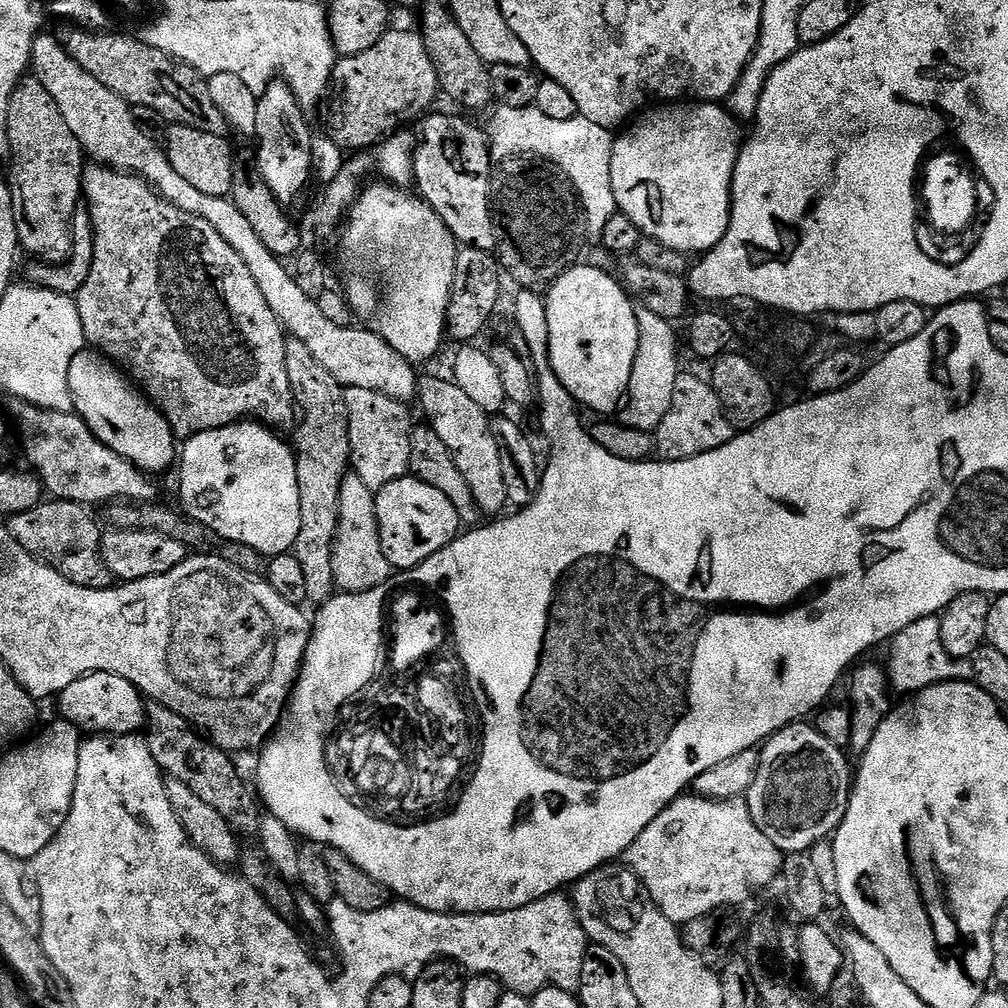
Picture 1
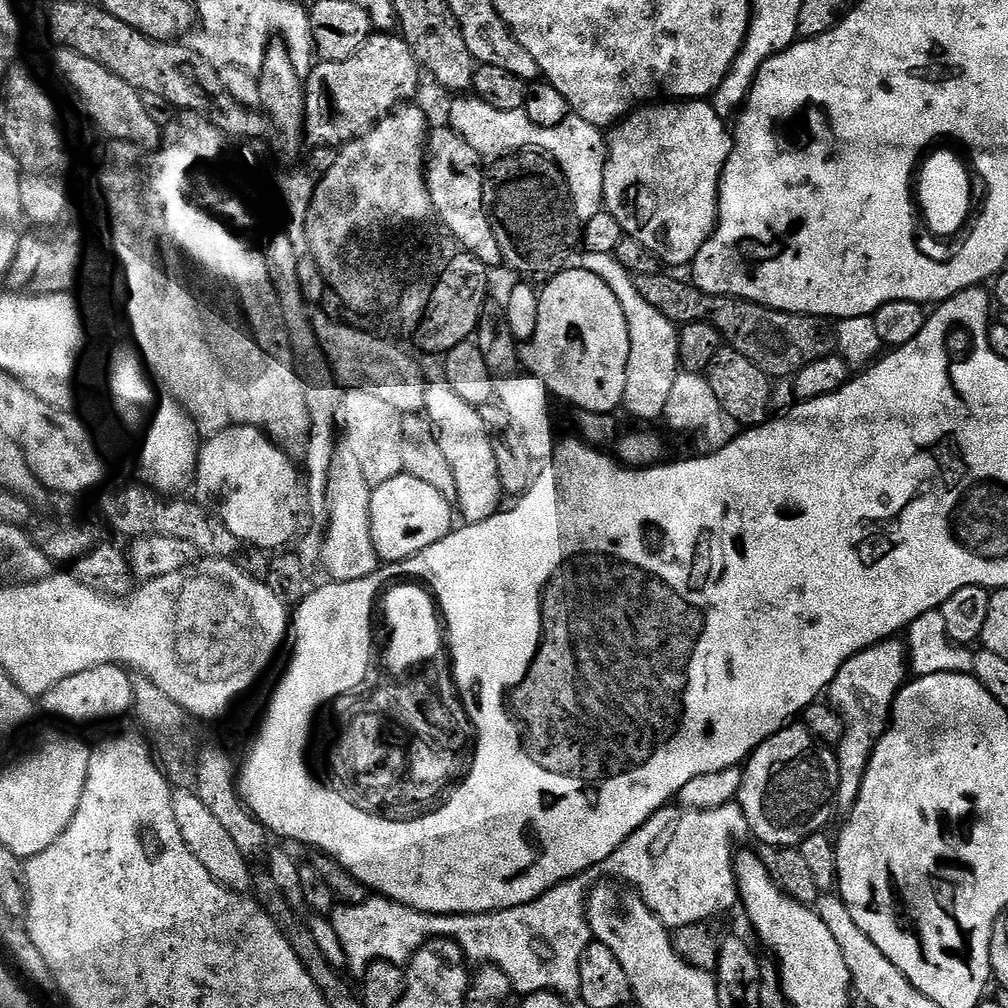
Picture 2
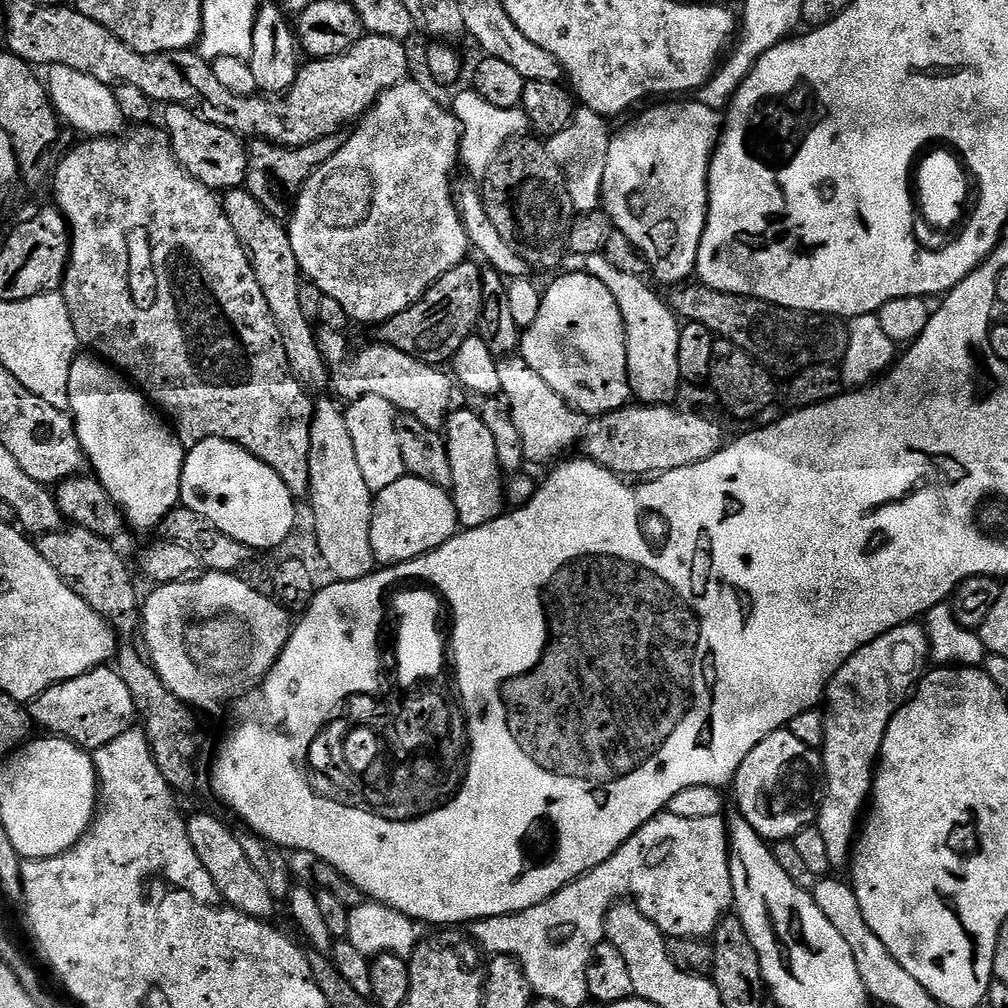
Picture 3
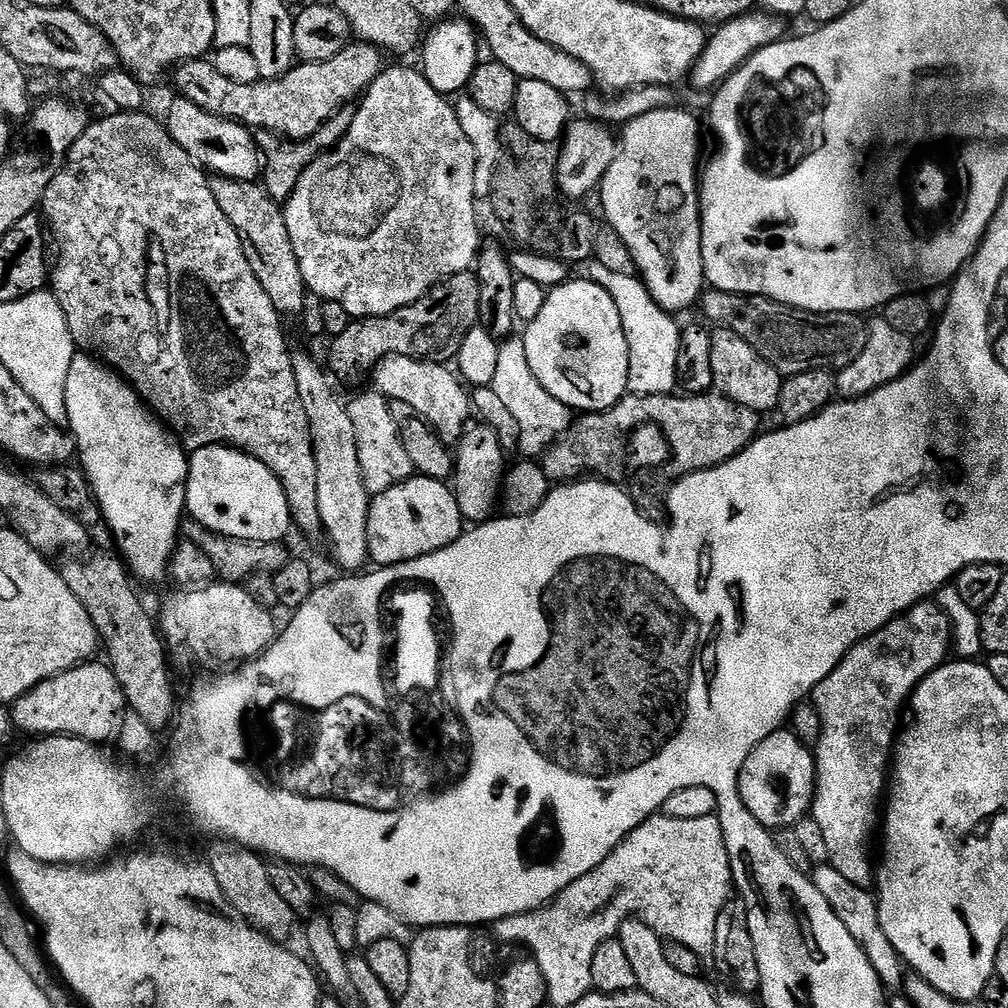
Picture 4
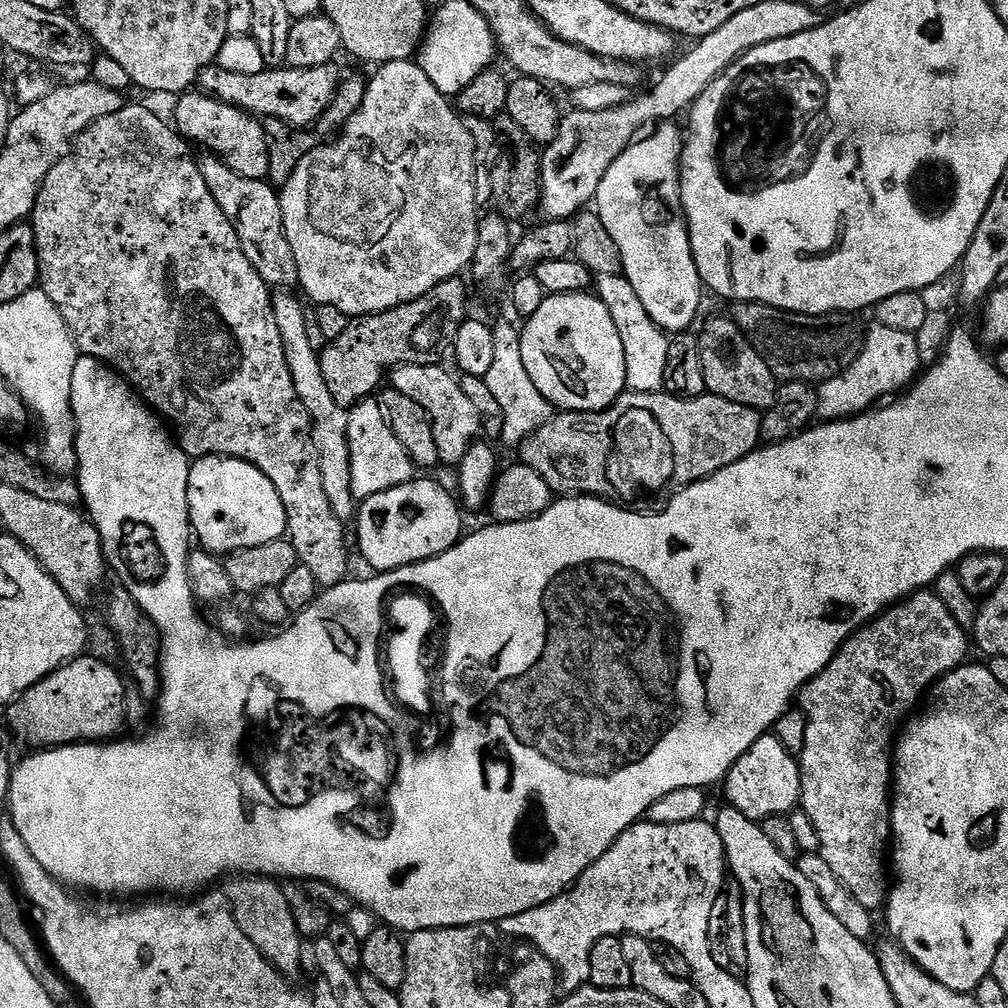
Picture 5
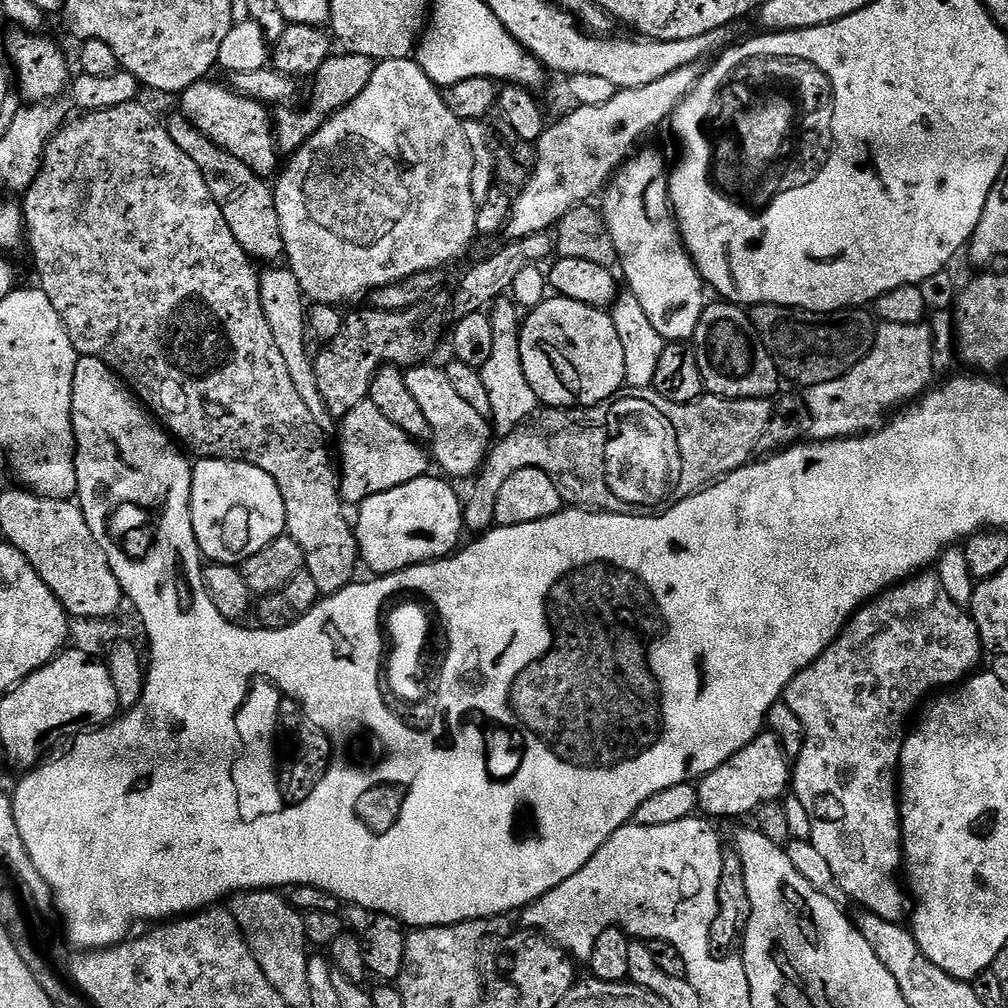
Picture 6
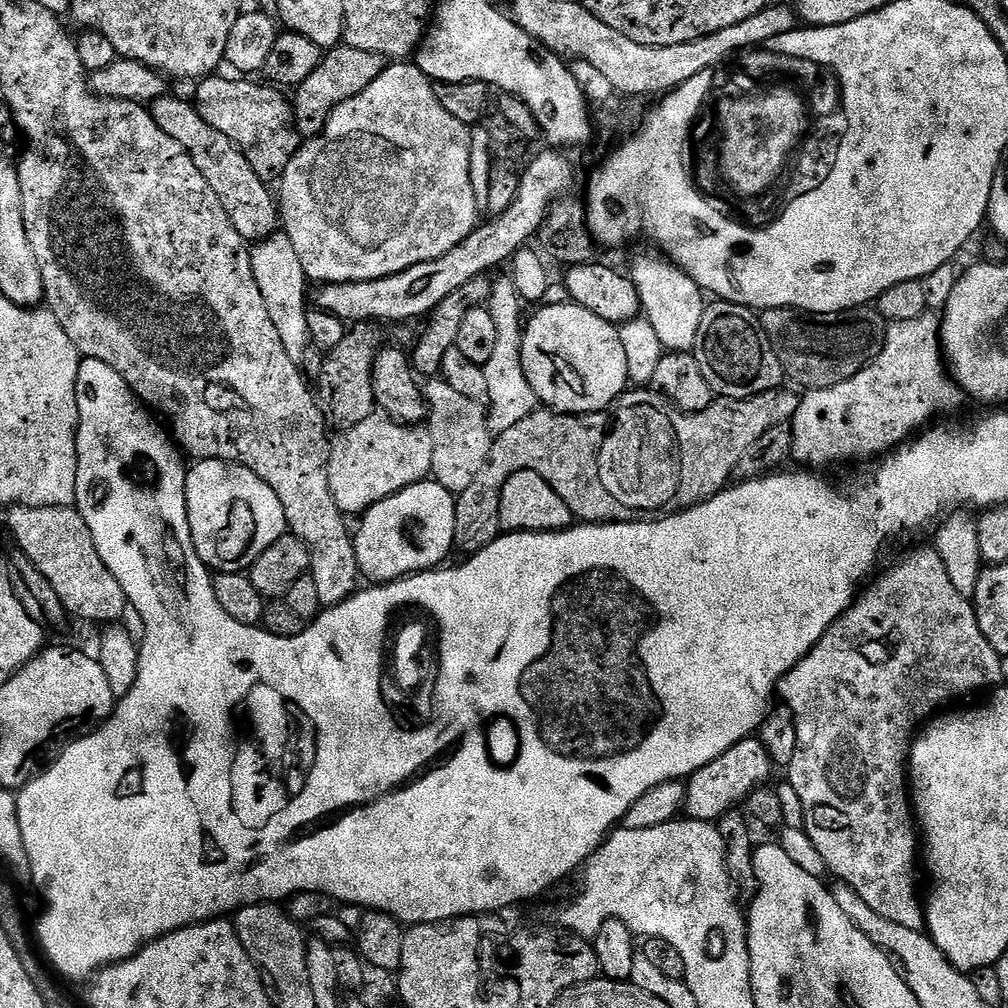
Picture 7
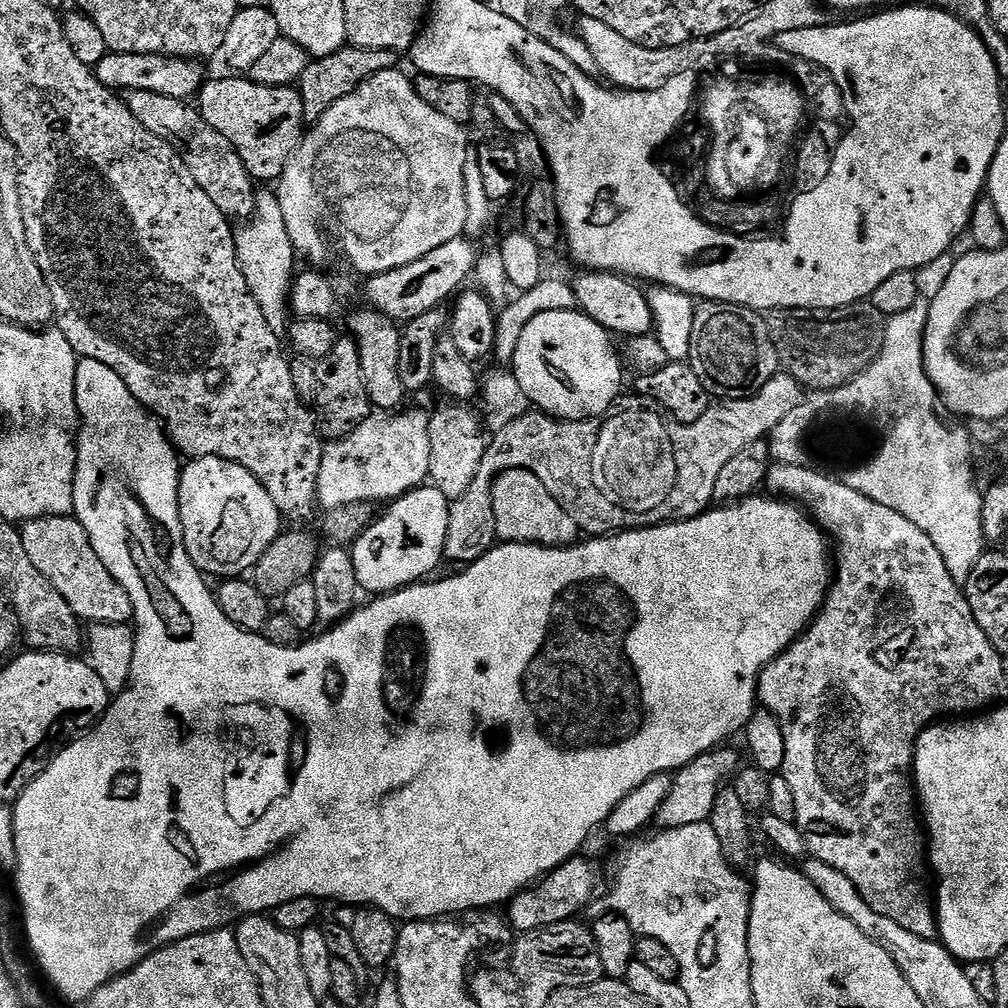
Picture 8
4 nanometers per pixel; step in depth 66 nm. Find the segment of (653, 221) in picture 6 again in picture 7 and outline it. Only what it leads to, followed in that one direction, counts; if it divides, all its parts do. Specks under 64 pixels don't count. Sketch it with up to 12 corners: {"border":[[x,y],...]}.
{"border":[[663,255],[630,279],[669,352],[692,352],[705,293]]}

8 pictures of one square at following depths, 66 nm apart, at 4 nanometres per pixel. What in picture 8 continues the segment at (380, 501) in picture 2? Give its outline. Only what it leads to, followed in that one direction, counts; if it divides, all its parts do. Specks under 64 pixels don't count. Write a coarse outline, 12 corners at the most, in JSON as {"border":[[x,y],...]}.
{"border":[[421,486],[351,545],[368,594],[431,577],[449,499]]}

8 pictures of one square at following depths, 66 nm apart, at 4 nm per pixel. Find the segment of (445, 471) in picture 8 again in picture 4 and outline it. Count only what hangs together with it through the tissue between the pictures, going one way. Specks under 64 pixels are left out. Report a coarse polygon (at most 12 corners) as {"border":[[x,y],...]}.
{"border":[[415,356],[376,365],[375,391],[414,406],[455,445],[474,409],[451,367]]}

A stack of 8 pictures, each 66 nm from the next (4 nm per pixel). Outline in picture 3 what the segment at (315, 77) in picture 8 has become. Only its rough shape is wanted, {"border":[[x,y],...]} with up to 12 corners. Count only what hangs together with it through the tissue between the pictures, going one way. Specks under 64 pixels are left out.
{"border":[[343,131],[301,148],[253,139],[248,193],[291,217],[304,184],[330,162]]}

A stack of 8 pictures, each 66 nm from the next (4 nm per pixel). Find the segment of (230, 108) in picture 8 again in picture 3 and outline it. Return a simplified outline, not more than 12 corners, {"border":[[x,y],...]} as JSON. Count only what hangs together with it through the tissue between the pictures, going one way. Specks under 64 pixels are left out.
{"border":[[185,104],[163,109],[178,162],[207,188],[245,187],[241,137]]}

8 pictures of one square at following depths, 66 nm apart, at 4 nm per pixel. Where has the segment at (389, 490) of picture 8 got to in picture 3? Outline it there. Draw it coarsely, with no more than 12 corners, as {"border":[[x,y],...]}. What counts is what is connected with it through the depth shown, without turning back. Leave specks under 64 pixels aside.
{"border":[[361,396],[344,414],[374,494],[406,475],[397,408]]}

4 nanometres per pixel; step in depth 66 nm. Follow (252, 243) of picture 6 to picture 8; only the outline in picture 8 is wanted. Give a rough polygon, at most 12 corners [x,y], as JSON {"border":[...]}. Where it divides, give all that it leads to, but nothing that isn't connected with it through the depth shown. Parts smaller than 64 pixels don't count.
{"border":[[150,90],[124,105],[158,134],[236,222],[258,188],[238,150],[195,103]]}

